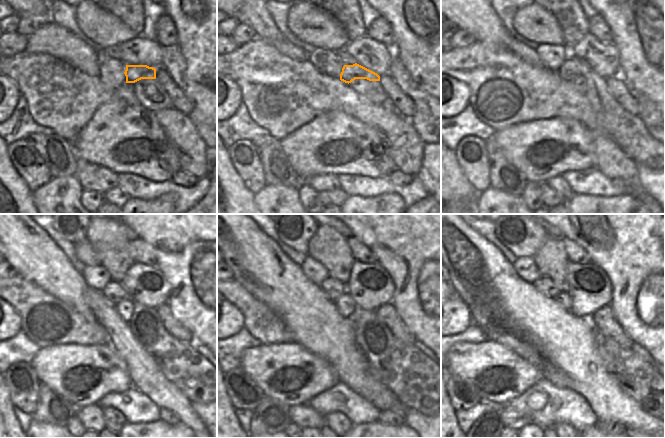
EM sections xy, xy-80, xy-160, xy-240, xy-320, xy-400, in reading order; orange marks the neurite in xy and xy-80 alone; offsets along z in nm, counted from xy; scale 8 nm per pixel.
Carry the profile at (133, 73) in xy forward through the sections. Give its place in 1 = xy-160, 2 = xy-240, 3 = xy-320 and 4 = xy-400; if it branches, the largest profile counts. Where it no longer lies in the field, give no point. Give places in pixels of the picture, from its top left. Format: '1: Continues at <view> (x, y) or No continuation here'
1: Continues at xy-160 (570, 68)
2: Continues at xy-240 (113, 291)
3: Continues at xy-320 (332, 288)
4: Continues at xy-400 (545, 285).

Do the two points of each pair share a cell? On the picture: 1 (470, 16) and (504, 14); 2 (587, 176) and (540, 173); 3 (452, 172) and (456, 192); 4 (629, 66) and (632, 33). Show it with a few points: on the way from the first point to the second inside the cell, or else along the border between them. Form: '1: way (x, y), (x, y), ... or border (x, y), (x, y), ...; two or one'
1: border (493, 10), (503, 27), (510, 34); two
2: border (585, 168), (582, 170), (565, 171), (561, 176); two
3: way (452, 177), (453, 187); one
4: way (632, 58), (632, 41); one

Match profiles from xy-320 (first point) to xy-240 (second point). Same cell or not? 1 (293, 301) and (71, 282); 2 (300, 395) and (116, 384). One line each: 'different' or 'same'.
1: same
2: same

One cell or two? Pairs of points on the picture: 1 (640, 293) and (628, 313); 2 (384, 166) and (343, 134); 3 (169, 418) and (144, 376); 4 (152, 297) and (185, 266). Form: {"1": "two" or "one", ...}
{"1": "one", "2": "one", "3": "two", "4": "two"}

